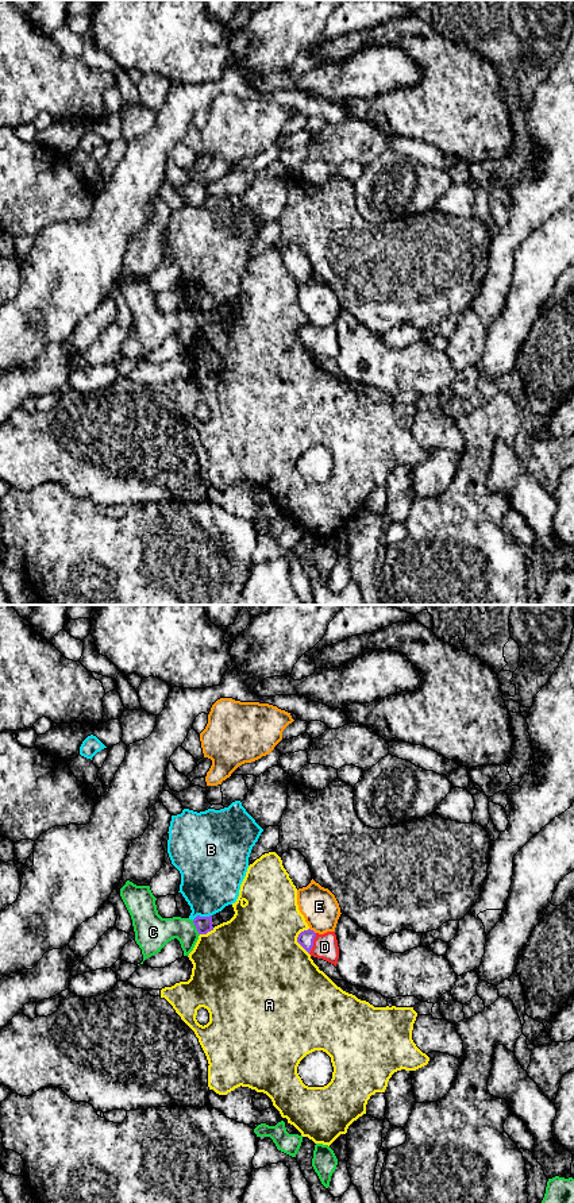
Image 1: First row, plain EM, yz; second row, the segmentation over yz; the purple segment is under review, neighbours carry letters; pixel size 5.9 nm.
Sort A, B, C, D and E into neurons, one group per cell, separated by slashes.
A / B / C / D / E

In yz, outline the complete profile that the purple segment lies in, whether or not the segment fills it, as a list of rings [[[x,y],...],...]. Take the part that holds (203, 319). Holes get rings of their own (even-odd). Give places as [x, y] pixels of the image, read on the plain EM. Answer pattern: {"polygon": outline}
{"polygon": [[[197,311],[193,315],[193,319],[194,319],[199,329],[207,329],[208,327],[213,325],[212,311],[209,311],[209,312],[200,312],[200,311]]]}

